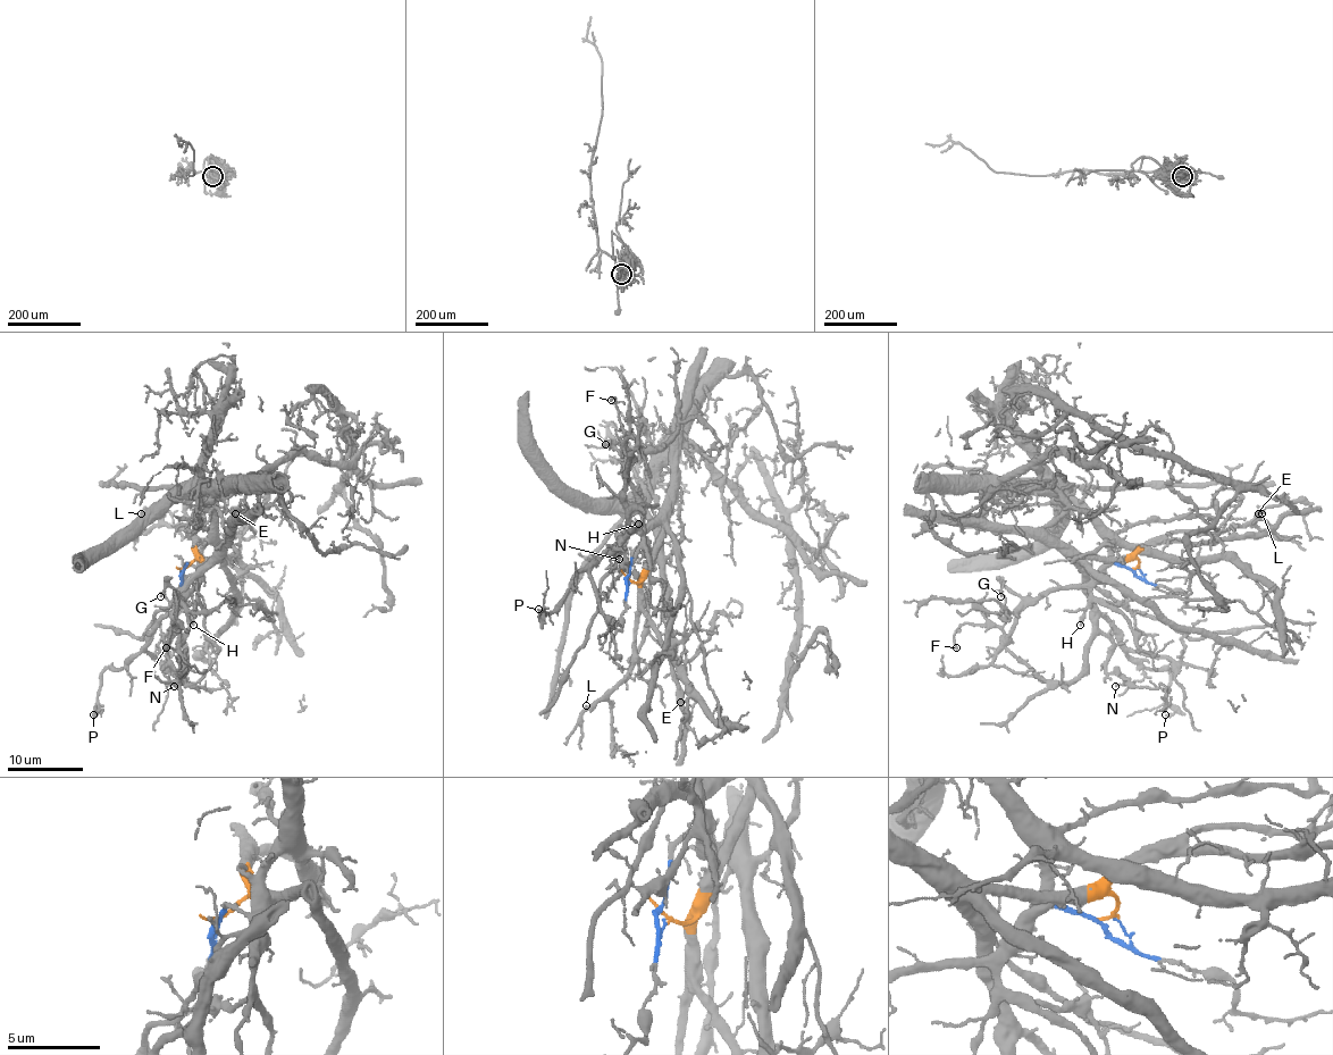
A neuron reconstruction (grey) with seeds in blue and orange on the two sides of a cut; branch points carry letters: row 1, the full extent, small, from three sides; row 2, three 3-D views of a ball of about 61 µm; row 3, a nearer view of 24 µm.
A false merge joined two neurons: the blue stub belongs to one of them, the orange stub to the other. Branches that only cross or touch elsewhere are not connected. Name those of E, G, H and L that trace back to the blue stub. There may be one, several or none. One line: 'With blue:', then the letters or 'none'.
With blue: G, H

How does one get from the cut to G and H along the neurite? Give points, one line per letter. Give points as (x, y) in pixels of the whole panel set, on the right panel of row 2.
G: (1137, 569), (1131, 571), (1107, 563), (1086, 584), (1058, 586), (1037, 597), (1020, 597), (1005, 586), (1002, 595)
H: (1137, 569), (1131, 571), (1108, 563), (1101, 569), (1080, 626)

